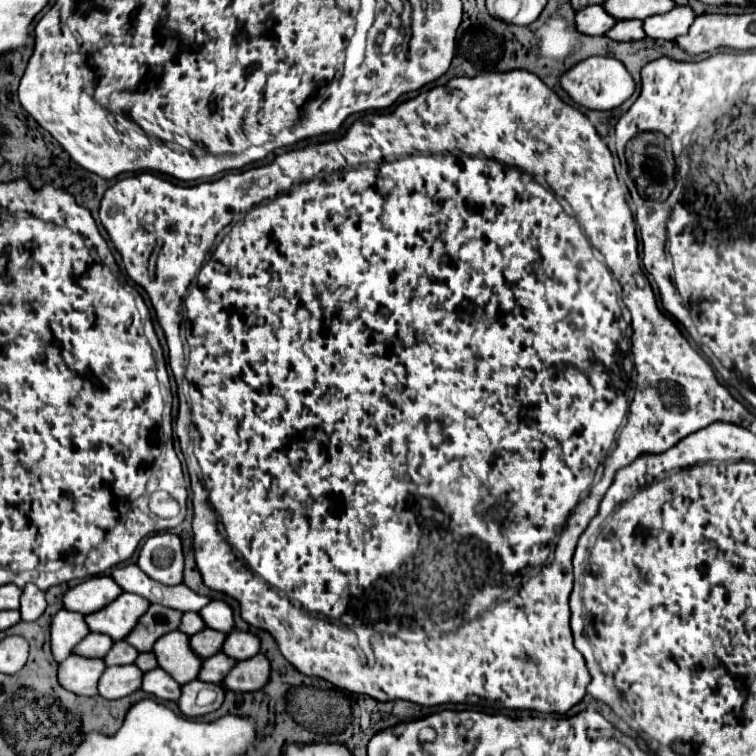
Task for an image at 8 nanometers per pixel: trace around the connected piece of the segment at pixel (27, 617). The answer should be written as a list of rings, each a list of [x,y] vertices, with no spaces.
[[[25,585],[23,593],[21,593],[21,619],[23,621],[37,621],[43,611],[45,611],[47,603],[45,603],[45,593],[41,589],[37,589],[35,585]]]

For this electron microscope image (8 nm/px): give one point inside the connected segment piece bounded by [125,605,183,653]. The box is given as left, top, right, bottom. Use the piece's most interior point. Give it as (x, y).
(158, 620)

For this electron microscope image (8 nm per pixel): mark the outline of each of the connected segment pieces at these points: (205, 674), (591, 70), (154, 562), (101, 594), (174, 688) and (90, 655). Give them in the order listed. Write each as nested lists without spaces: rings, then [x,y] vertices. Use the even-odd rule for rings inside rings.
[[[217,653],[209,659],[203,659],[201,671],[199,671],[199,681],[207,681],[207,683],[221,683],[225,679],[225,675],[231,671],[231,667],[235,665],[235,661],[231,657],[225,657],[223,653]]]
[[[589,57],[585,61],[579,61],[577,65],[573,65],[569,71],[565,71],[561,75],[559,83],[561,83],[563,91],[577,105],[587,107],[587,109],[595,109],[595,111],[615,109],[621,103],[625,103],[633,95],[633,91],[635,91],[635,83],[633,83],[631,75],[627,73],[627,69],[621,67],[621,63],[615,63],[615,59],[611,59],[611,57],[593,57],[593,59]],[[601,61],[613,61],[613,63],[601,63]]]
[[[157,533],[149,537],[139,551],[137,565],[151,579],[163,585],[179,585],[183,581],[181,539],[171,533]]]
[[[109,575],[101,577],[91,577],[75,587],[71,587],[63,595],[63,609],[67,611],[77,611],[83,615],[95,613],[115,601],[123,591],[115,581],[111,581]]]
[[[159,667],[153,671],[147,671],[143,675],[141,689],[149,695],[155,695],[157,699],[163,699],[163,701],[177,701],[181,695],[181,685]]]
[[[89,633],[83,641],[79,641],[79,645],[75,645],[73,655],[79,657],[87,657],[87,659],[103,659],[107,655],[107,651],[111,649],[113,641],[107,635],[99,635],[99,633]]]

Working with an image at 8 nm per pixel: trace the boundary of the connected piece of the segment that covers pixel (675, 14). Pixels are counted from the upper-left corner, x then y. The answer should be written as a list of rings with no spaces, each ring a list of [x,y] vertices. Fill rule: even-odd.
[[[673,7],[669,13],[647,17],[647,21],[643,21],[643,31],[649,39],[671,41],[671,37],[685,35],[693,19],[695,13],[689,7]]]

